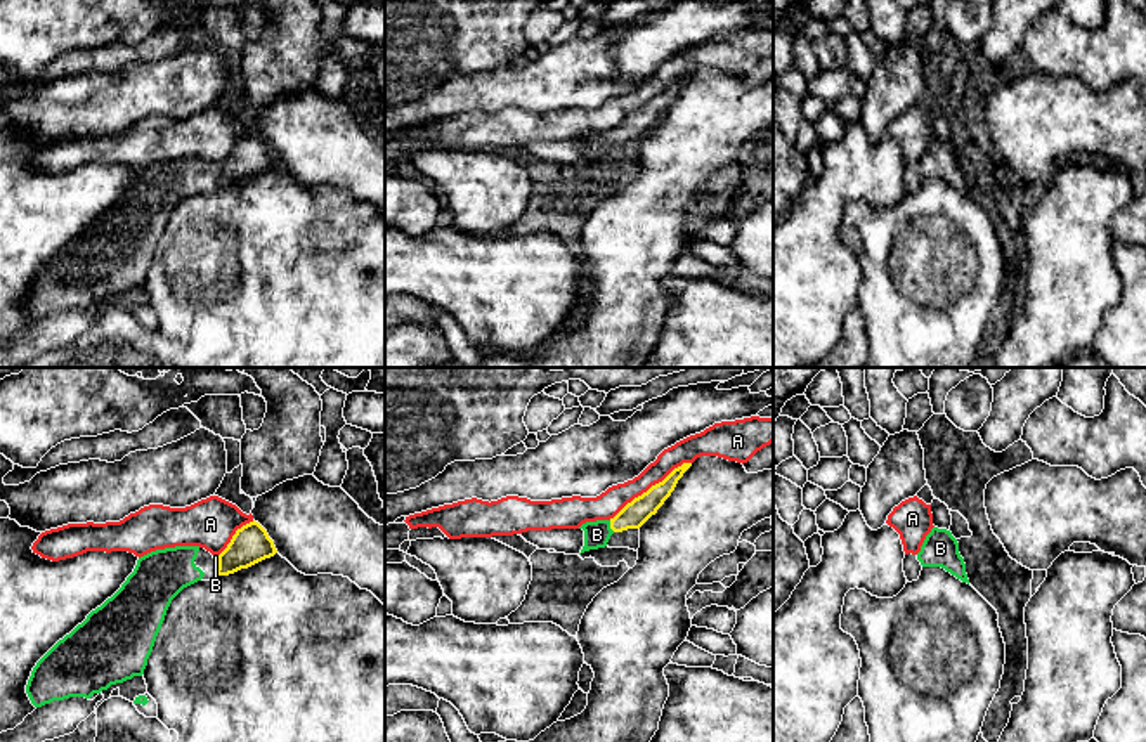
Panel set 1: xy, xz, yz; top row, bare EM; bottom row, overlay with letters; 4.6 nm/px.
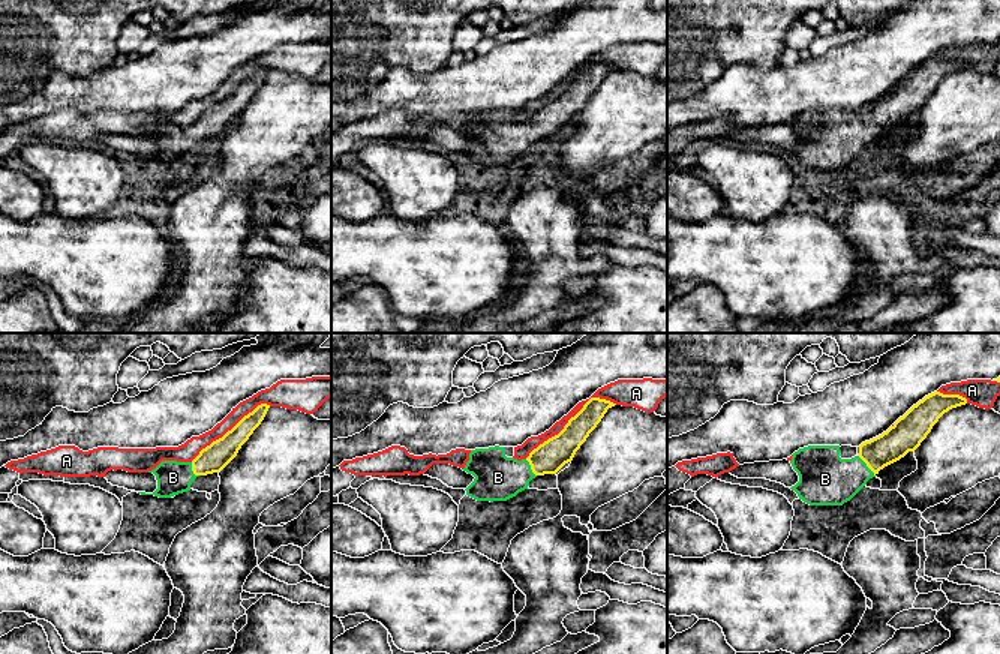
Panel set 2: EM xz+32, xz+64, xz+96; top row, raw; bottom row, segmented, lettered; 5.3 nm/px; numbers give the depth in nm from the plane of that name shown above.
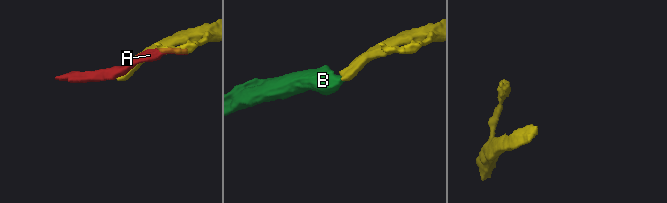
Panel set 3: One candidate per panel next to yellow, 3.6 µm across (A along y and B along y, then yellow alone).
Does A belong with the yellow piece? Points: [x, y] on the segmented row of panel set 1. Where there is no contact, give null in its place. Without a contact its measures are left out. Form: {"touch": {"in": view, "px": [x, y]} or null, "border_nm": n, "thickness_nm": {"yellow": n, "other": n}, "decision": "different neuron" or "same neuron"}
{"touch": {"in": "xz", "px": [651, 488]}, "border_nm": 460, "thickness_nm": {"yellow": 120, "other": 120}, "decision": "different neuron"}

